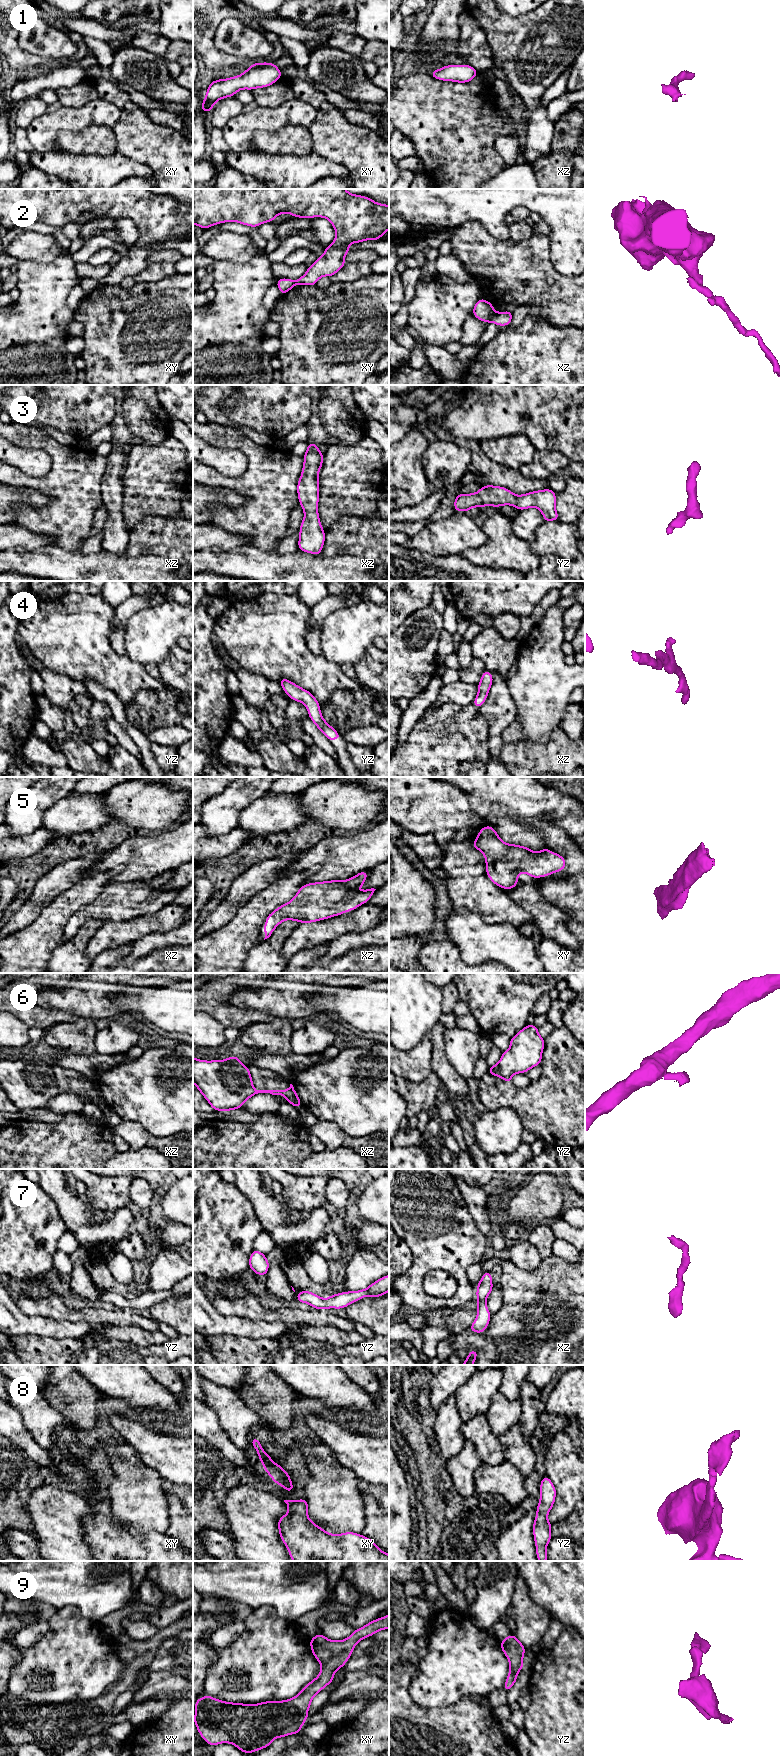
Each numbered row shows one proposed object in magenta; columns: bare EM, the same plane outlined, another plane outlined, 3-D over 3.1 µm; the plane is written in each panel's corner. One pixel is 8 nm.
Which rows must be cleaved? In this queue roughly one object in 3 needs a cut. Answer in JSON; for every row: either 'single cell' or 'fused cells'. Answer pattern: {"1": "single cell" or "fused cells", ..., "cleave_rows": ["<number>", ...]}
{"1": "single cell", "2": "fused cells", "3": "single cell", "4": "single cell", "5": "single cell", "6": "fused cells", "7": "single cell", "8": "single cell", "9": "single cell", "cleave_rows": ["2", "6"]}

